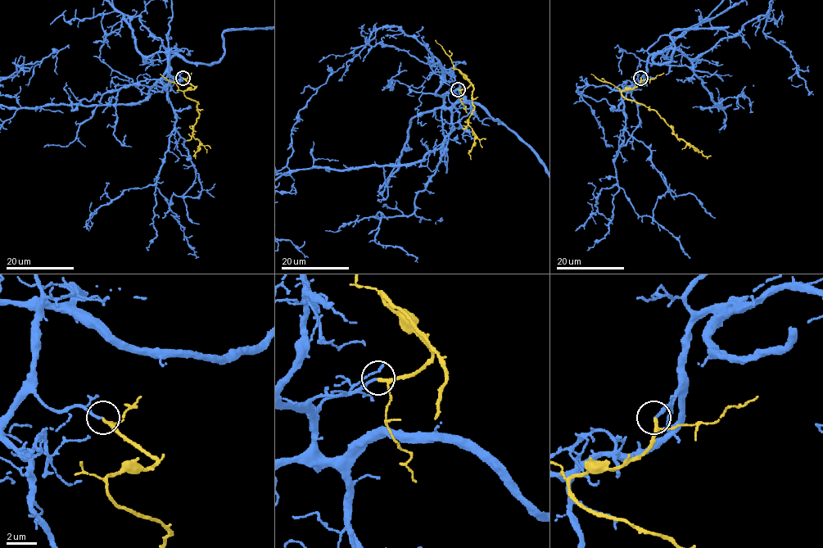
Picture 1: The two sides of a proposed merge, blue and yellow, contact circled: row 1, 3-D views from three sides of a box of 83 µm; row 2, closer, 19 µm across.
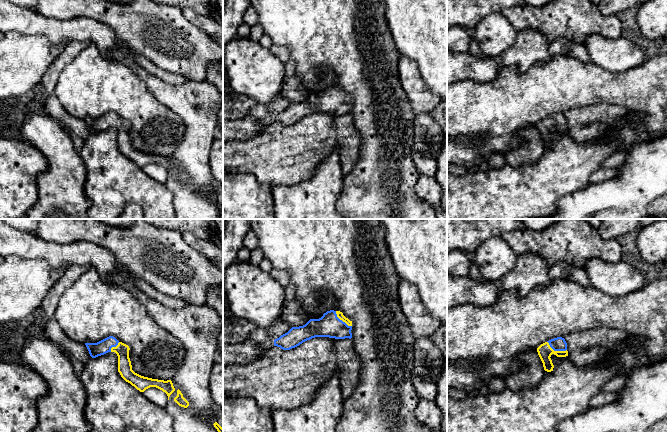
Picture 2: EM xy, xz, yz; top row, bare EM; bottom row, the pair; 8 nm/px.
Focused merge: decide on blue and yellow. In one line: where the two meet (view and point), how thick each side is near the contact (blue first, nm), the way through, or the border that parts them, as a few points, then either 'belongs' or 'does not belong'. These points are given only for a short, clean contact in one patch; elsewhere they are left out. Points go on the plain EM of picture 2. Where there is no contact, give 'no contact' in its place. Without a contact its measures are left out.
contact yz (556, 126); calibres 110 and 110 nm; way yz (557, 120), (556, 126), (544, 126); belongs

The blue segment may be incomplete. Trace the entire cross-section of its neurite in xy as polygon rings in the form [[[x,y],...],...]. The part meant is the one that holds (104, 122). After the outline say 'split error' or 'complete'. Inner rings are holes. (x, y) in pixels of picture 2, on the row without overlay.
[[[109,112],[97,119],[85,119],[89,130],[92,134],[104,131],[108,128],[115,128],[118,132],[118,148],[121,153],[140,168],[144,168],[150,163],[156,163],[168,172],[175,167],[171,156],[158,156],[141,152],[132,146],[131,137],[129,134],[129,122],[119,118],[115,113]]]; split error

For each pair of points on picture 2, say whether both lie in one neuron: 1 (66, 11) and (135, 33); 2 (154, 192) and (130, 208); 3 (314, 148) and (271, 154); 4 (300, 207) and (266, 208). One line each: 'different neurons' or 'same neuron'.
1: same neuron
2: different neurons
3: same neuron
4: different neurons

